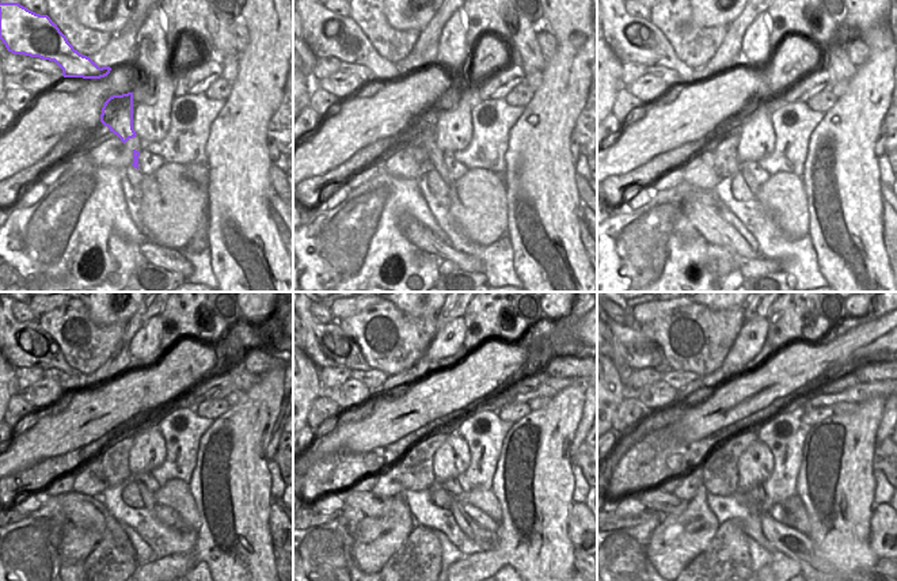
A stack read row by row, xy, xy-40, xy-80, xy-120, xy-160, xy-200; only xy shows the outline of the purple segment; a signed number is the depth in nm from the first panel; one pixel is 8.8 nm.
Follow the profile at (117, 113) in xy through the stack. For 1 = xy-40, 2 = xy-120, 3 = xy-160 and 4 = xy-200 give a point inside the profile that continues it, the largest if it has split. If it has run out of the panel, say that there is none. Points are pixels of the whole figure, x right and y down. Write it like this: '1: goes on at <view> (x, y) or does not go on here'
1: goes on at xy-40 (424, 124)
2: goes on at xy-120 (149, 502)
3: goes on at xy-160 (487, 540)
4: goes on at xy-200 (787, 540)

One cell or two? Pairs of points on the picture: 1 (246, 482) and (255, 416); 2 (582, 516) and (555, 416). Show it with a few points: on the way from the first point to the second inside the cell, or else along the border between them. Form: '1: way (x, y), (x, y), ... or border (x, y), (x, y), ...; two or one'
1: way (246, 466), (246, 432); one
2: border (573, 502), (569, 511), (566, 534); two

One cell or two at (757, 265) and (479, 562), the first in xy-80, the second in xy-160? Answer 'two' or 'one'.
one

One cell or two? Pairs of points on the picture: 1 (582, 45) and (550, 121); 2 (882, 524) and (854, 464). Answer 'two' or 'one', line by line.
1: one
2: two

